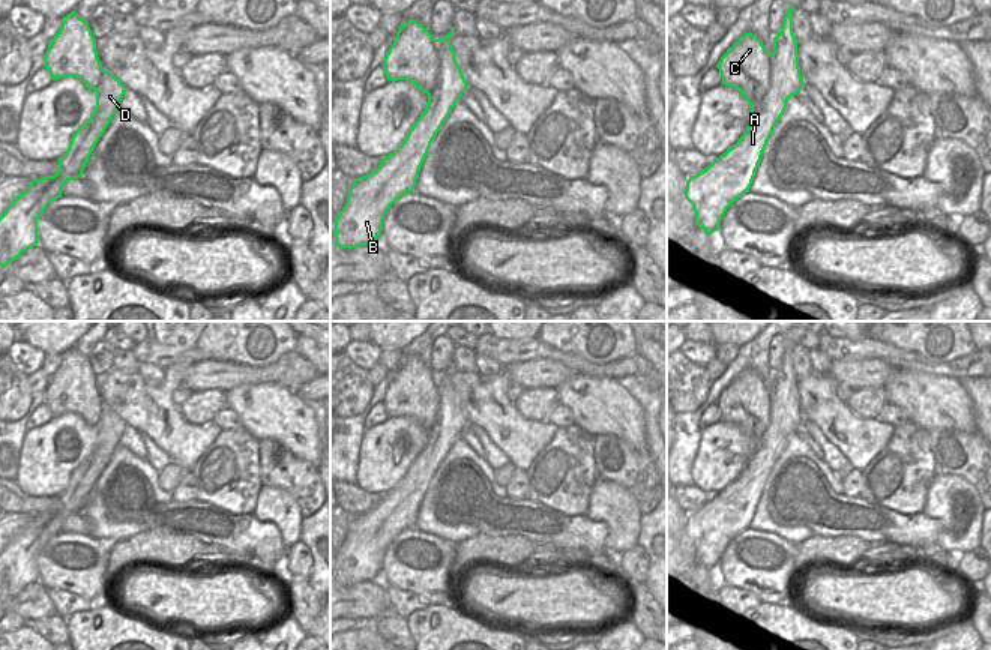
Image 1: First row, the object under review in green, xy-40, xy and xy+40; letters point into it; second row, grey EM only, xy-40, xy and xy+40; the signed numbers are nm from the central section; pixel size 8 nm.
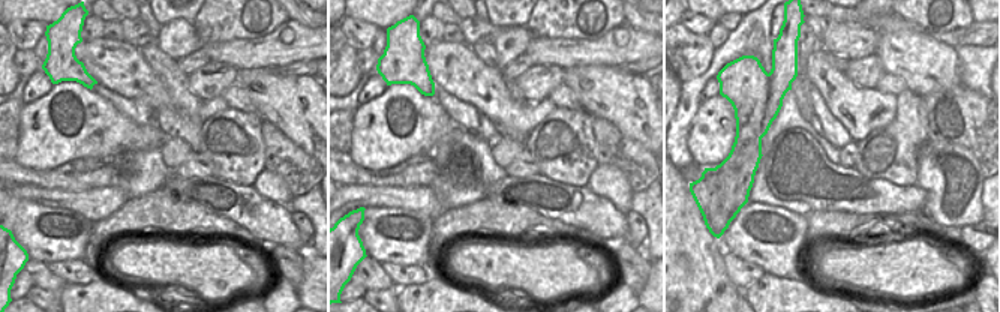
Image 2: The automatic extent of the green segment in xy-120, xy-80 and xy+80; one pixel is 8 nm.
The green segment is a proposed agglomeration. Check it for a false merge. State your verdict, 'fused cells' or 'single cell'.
fused cells

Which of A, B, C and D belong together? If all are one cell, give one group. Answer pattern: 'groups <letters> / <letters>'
groups A B D / C

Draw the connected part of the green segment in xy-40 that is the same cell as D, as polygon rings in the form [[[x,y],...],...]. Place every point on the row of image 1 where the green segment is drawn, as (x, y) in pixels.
[[[104,71],[102,81],[96,90],[96,108],[89,120],[72,135],[66,153],[57,159],[59,171],[54,176],[33,179],[30,186],[21,192],[6,212],[0,216],[0,266],[8,266],[15,261],[24,251],[38,246],[38,219],[42,216],[48,204],[62,197],[62,188],[71,179],[83,176],[84,167],[108,128],[113,116],[119,110],[119,104],[128,89],[111,72]]]

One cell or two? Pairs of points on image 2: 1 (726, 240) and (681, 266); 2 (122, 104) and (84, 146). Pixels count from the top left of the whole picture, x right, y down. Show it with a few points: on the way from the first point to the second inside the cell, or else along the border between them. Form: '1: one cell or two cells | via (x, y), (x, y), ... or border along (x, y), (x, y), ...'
1: two cells | border along (717, 239), (717, 245), (726, 251)
2: two cells | border along (92, 89), (138, 125), (150, 122)

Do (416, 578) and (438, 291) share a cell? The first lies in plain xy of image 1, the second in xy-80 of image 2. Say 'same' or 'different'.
different

